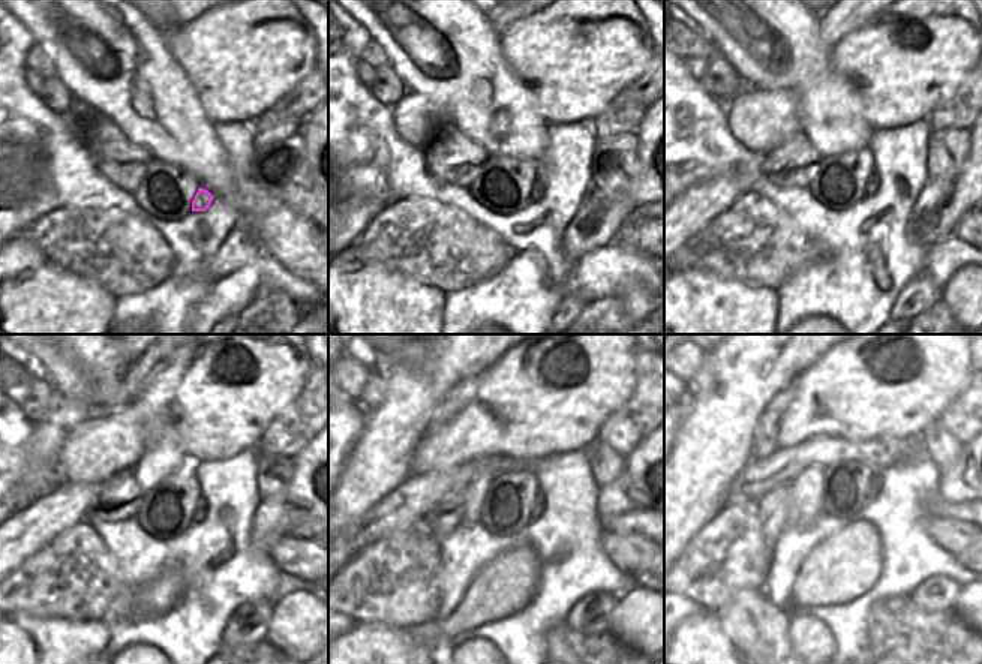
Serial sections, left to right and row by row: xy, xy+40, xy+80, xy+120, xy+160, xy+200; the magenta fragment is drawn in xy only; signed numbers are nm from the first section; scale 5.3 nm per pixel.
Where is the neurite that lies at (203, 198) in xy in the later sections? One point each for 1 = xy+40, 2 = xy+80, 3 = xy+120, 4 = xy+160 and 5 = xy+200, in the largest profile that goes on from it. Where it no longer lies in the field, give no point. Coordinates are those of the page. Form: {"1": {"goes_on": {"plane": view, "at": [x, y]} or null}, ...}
{"1": {"goes_on": {"plane": "xy+40", "at": [535, 195]}}, "2": {"goes_on": {"plane": "xy+80", "at": [873, 182]}}, "3": {"goes_on": {"plane": "xy+120", "at": [201, 510]}}, "4": {"goes_on": {"plane": "xy+160", "at": [537, 508]}}, "5": {"goes_on": {"plane": "xy+200", "at": [874, 490]}}}

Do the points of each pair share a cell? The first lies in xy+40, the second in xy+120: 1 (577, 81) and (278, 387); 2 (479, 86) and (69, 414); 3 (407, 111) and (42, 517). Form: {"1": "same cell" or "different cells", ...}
{"1": "same cell", "2": "different cells", "3": "different cells"}

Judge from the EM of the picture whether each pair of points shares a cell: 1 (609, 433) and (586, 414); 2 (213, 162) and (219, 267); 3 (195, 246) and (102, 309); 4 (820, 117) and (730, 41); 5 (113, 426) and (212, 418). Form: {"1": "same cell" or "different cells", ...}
{"1": "different cells", "2": "different cells", "3": "different cells", "4": "same cell", "5": "same cell"}

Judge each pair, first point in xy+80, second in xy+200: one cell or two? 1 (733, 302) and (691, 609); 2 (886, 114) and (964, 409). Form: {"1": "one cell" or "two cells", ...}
{"1": "two cells", "2": "two cells"}

